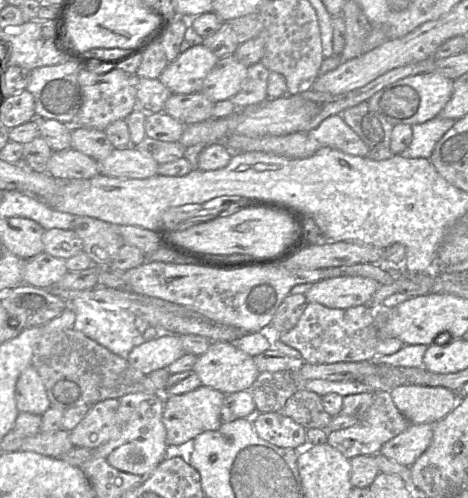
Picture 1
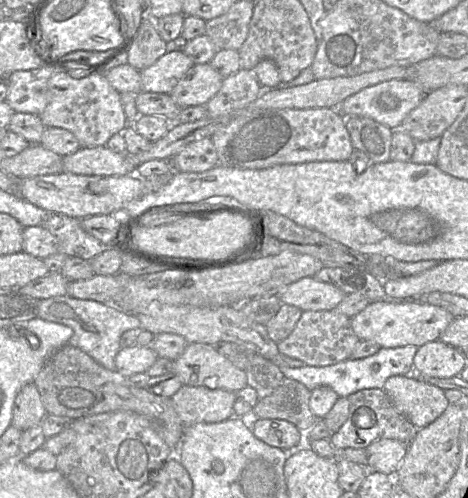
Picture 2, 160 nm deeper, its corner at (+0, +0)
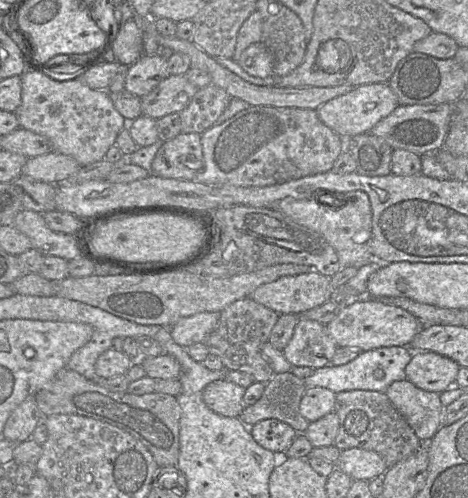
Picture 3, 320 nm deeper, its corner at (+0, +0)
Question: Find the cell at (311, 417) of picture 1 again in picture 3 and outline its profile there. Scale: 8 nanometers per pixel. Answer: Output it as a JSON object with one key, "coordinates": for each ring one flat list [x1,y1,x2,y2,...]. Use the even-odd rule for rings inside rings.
{"coordinates":[[292,372,274,374,266,383,261,398,246,407,239,418,248,427,275,418,289,424,299,434,304,433,309,421,300,413,300,402,305,393,304,380]]}

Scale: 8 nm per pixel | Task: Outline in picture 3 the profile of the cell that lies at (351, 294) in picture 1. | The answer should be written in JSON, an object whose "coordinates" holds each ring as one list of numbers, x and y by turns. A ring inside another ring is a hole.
{"coordinates":[[315,270,294,276,282,276,256,288,249,296,278,314,300,315,334,297,331,277]]}

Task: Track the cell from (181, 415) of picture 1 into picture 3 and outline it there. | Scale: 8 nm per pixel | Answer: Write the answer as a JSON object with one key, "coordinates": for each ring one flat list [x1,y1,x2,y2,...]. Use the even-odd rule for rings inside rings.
{"coordinates":[[220,379,203,389,203,401,213,412,226,417,239,417,243,411,242,399,246,388]]}

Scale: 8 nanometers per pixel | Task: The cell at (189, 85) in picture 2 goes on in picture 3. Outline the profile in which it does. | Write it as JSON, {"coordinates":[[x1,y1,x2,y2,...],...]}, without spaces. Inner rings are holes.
{"coordinates":[[170,75,163,79,156,88,140,97,142,115,159,119,171,113,180,113,190,103,198,88,183,75]]}

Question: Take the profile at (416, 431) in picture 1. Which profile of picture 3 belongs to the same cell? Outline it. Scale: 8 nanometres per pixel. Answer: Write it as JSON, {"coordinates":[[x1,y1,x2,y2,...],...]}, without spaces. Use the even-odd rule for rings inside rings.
{"coordinates":[[361,448,341,451,335,467,354,481,370,481,376,477,382,477,388,469,384,459,378,453]]}

